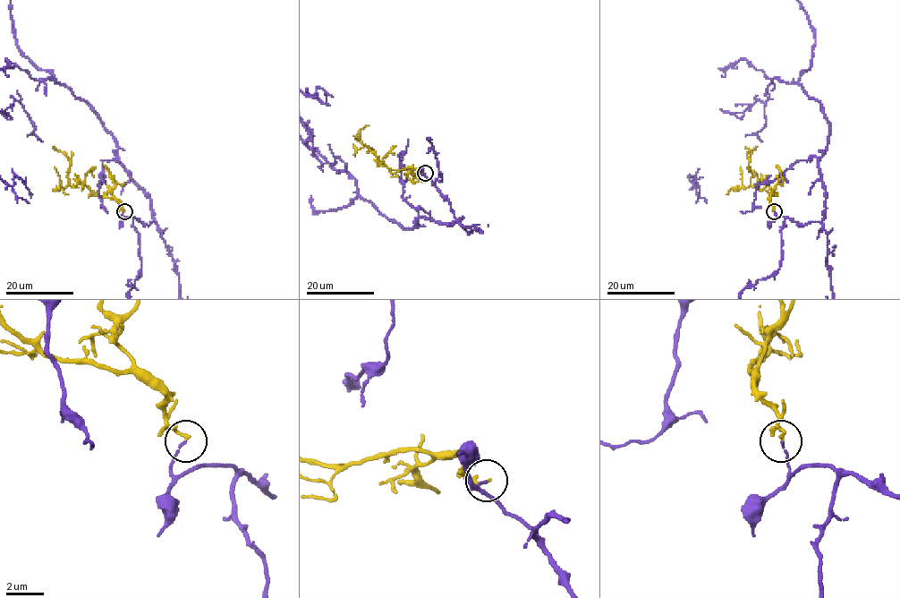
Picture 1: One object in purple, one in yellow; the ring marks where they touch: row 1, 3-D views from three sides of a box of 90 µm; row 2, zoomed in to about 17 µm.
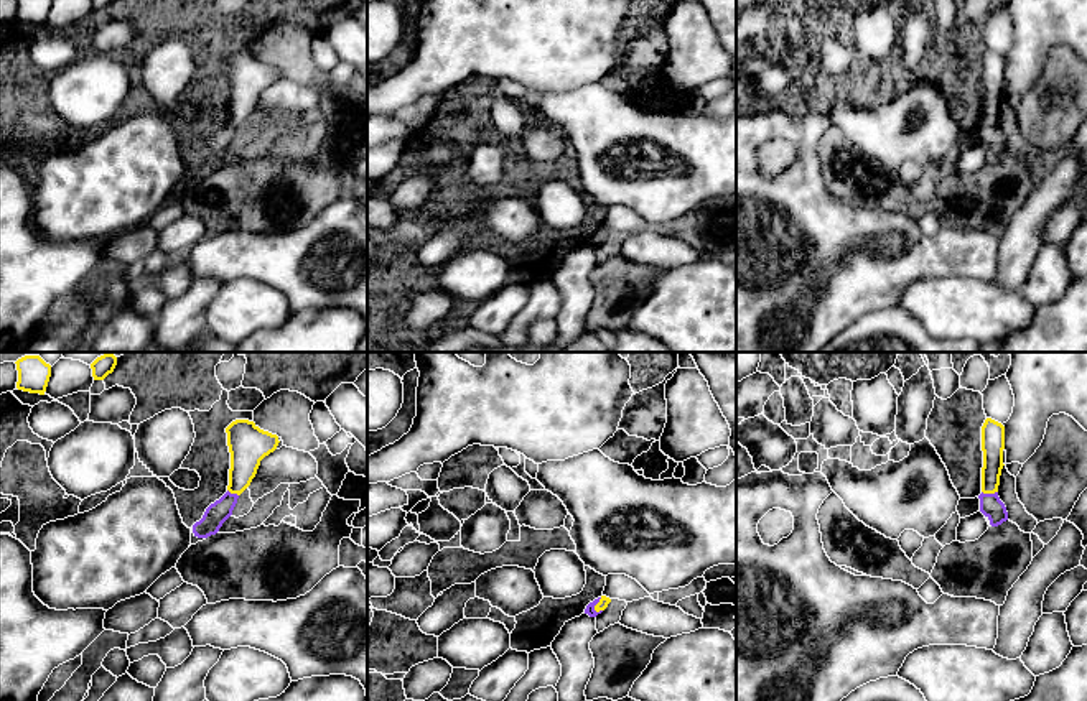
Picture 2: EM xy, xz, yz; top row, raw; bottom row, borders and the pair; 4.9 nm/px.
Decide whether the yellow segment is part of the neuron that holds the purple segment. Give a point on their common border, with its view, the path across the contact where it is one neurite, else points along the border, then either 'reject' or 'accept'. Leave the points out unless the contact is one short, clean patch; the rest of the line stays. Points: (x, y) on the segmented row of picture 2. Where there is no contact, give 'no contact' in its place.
contact yz (990, 494); reject

